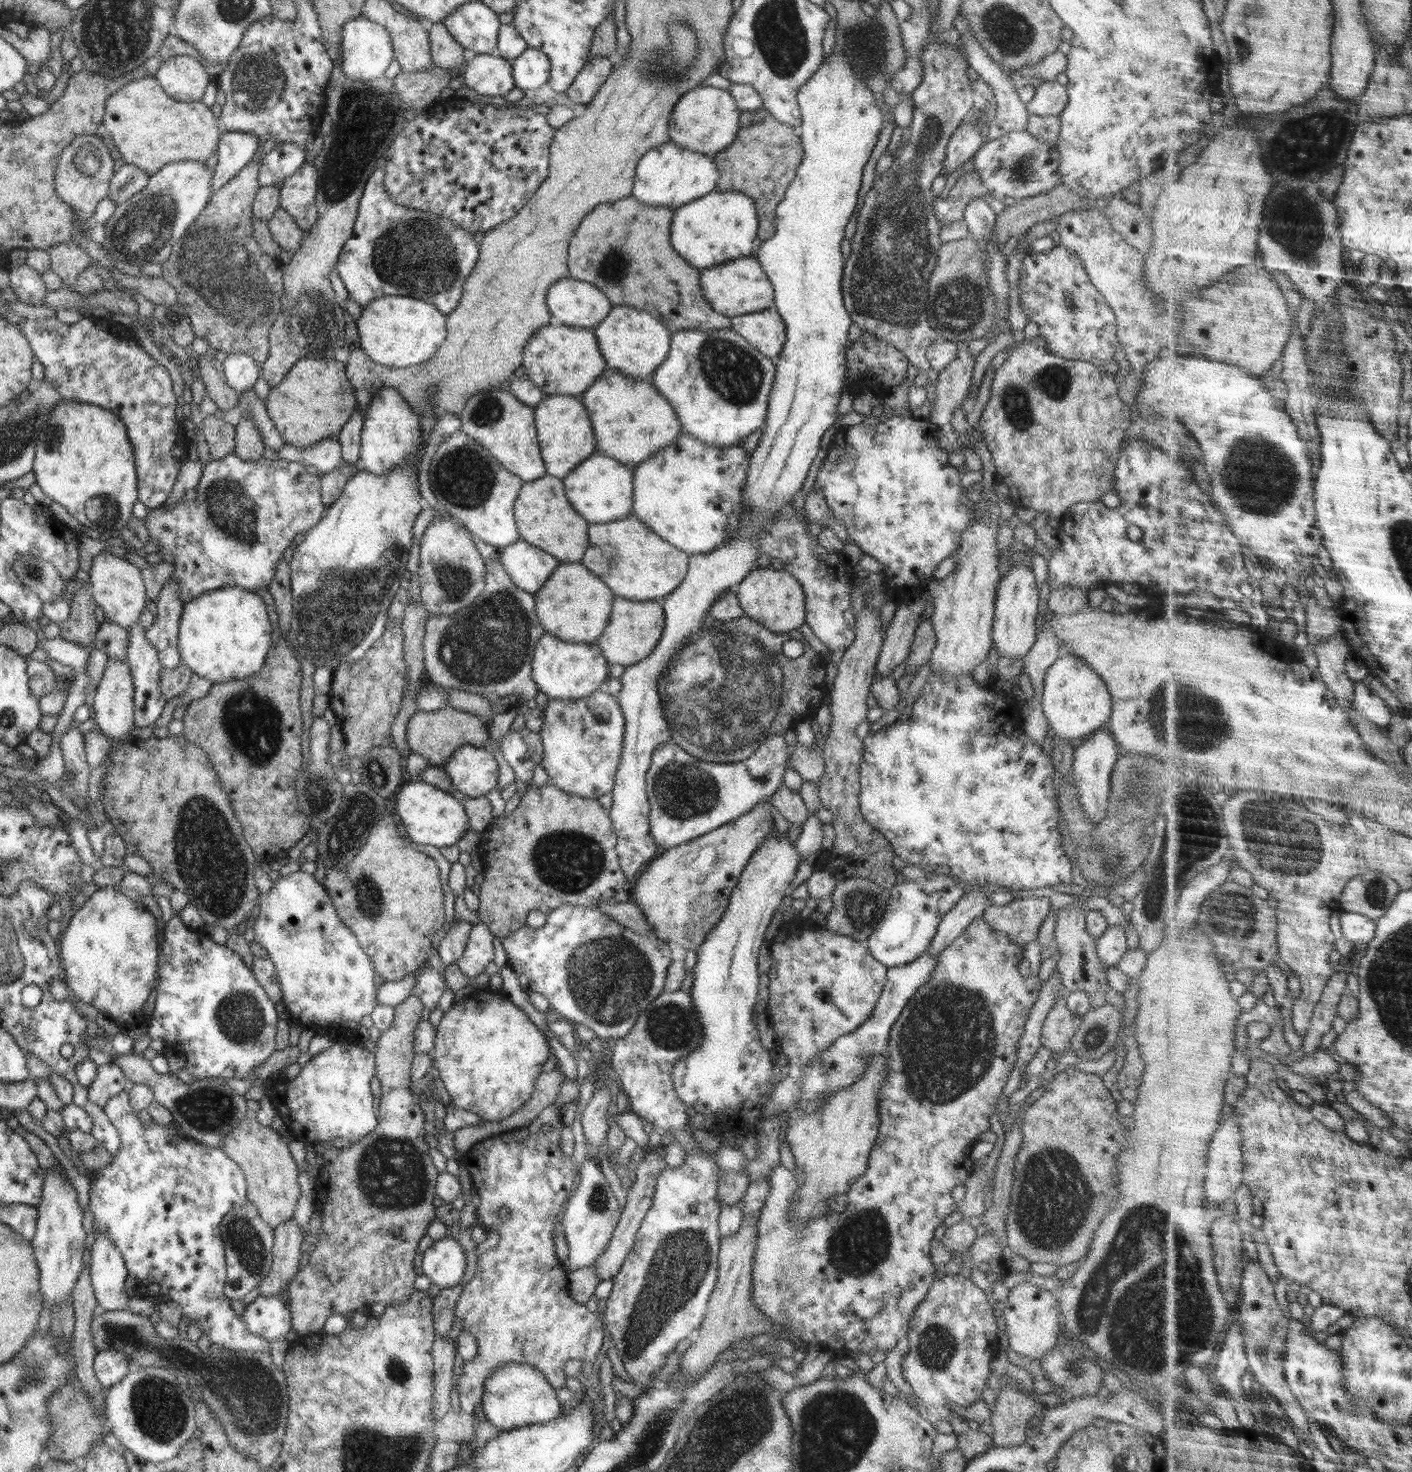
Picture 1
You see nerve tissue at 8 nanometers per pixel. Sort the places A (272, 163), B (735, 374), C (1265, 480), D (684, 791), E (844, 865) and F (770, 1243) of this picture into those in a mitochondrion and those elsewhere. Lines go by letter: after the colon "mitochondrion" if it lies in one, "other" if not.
A: other
B: mitochondrion
C: mitochondrion
D: mitochondrion
E: mitochondrion
F: other

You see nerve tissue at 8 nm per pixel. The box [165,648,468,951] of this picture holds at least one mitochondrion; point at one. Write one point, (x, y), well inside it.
(209, 859)

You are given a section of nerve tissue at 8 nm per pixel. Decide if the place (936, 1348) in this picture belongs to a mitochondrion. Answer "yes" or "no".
yes

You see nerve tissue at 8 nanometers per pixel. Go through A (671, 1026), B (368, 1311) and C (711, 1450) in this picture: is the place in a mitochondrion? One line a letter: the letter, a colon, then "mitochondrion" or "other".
A: mitochondrion
B: other
C: mitochondrion

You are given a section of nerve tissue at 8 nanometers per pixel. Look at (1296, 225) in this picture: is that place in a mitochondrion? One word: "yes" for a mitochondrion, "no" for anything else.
yes

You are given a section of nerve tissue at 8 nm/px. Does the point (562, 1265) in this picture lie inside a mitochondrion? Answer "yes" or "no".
no

